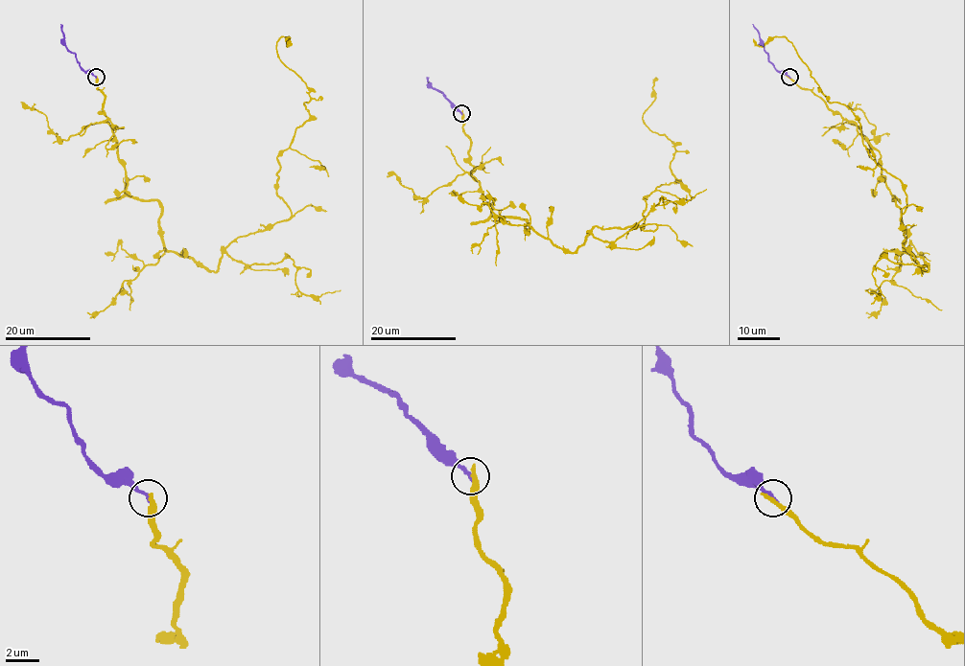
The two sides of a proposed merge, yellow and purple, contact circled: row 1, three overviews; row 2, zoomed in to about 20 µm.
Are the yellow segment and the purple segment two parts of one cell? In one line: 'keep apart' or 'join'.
join

